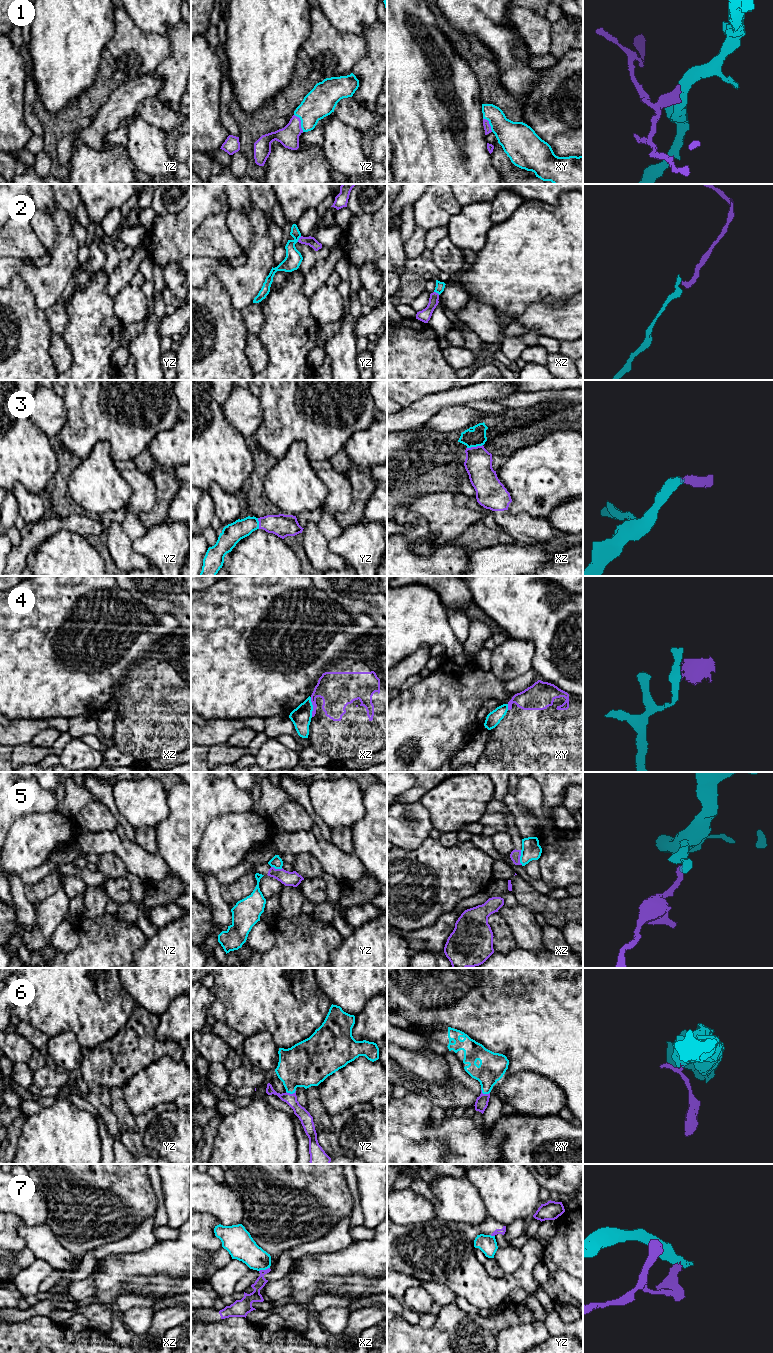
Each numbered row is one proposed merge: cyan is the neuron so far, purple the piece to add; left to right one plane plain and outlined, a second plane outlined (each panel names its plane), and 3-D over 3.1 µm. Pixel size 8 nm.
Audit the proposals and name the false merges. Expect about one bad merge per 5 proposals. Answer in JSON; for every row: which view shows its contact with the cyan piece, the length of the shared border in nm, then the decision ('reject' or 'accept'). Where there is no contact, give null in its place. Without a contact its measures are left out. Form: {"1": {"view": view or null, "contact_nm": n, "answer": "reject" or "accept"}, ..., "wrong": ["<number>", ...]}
{"1": {"view": "yz", "contact_nm": 160, "answer": "accept"}, "2": {"view": "yz", "contact_nm": 60, "answer": "reject"}, "3": {"view": "xz", "contact_nm": 130, "answer": "accept"}, "4": {"view": "xz", "contact_nm": 160, "answer": "reject"}, "5": {"view": "xz", "contact_nm": 120, "answer": "reject"}, "6": {"view": "yz", "contact_nm": 80, "answer": "accept"}, "7": {"view": "xz", "contact_nm": 90, "answer": "reject"}, "wrong": ["2", "4", "5", "7"]}

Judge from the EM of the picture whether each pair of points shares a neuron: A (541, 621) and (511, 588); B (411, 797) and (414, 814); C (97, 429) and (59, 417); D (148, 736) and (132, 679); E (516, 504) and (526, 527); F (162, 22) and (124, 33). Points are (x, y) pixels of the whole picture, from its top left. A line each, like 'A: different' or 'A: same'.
A: same
B: different
C: different
D: same
E: different
F: different

